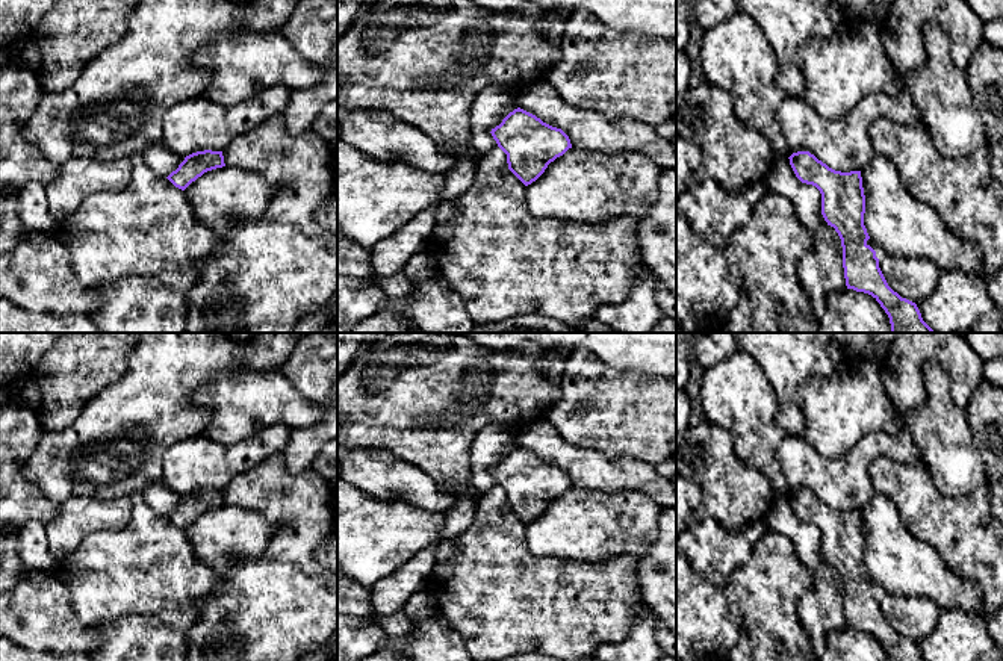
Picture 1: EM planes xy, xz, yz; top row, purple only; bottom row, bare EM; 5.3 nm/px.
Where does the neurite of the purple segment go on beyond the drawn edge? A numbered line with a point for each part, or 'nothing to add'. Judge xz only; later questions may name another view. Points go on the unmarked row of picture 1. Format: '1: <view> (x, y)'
nothing to add

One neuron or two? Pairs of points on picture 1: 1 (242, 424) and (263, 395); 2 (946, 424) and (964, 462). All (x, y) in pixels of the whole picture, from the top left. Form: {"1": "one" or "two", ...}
{"1": "one", "2": "one"}

